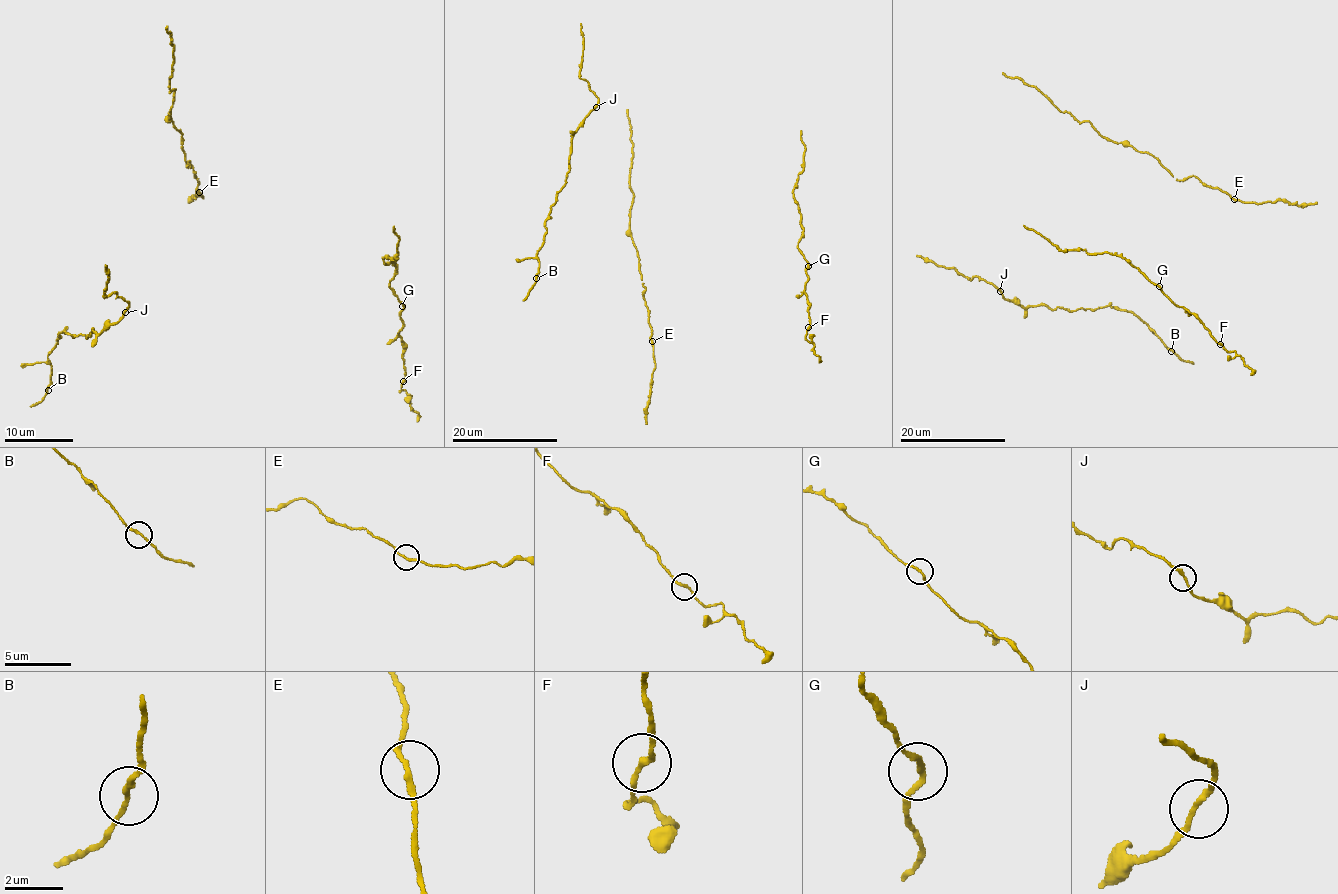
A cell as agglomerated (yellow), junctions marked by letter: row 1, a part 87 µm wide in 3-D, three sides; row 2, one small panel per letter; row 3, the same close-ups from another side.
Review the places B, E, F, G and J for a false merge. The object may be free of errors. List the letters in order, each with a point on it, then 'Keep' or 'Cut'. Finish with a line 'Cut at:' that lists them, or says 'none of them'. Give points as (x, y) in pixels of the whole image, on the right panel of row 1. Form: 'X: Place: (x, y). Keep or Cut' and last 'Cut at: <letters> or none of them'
B: Place: (1171, 351). Keep
E: Place: (1234, 199). Keep
F: Place: (1220, 344). Keep
G: Place: (1159, 286). Keep
J: Place: (1000, 291). Keep
Cut at: none of them

